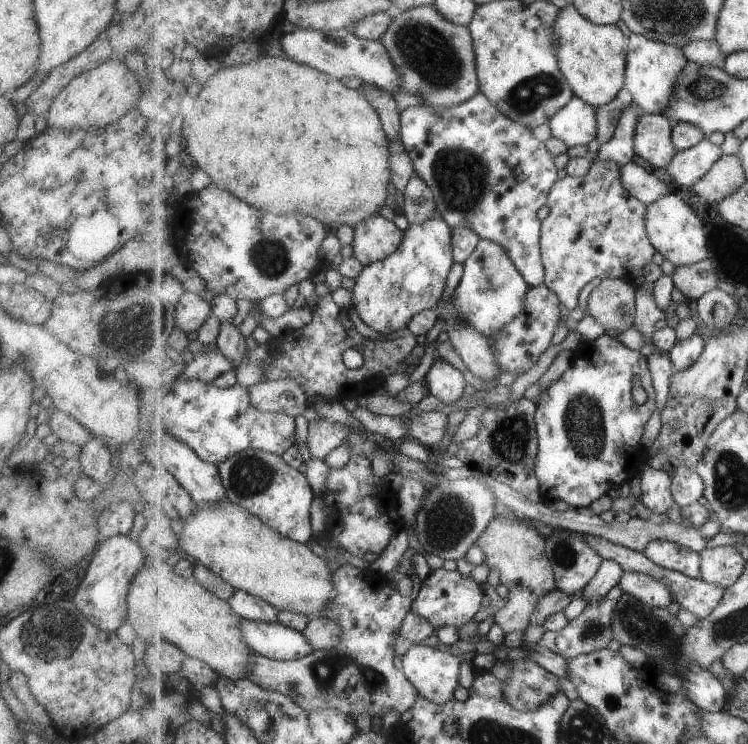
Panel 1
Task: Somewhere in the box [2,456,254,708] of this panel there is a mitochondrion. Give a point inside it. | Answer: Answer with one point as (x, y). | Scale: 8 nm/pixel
(41, 647)

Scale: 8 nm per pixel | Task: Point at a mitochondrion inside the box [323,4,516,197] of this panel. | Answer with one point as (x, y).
(429, 52)

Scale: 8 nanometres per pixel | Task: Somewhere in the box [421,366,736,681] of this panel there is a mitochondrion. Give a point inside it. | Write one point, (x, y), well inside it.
(640, 625)

